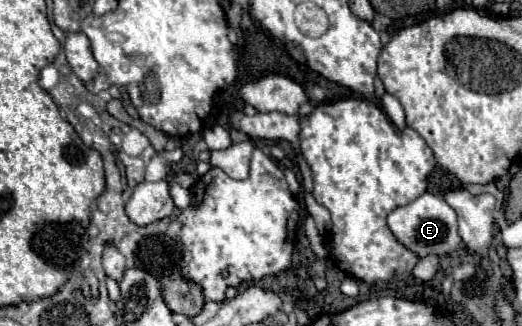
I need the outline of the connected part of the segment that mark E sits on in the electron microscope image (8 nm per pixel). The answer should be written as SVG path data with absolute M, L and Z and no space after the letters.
M424 193L416 201L392 211L388 215L388 227L394 233L394 237L418 259L424 259L428 255L460 257L464 253L470 253L462 247L462 239L458 235L458 225L456 225L456 211L444 199L432 193Z

